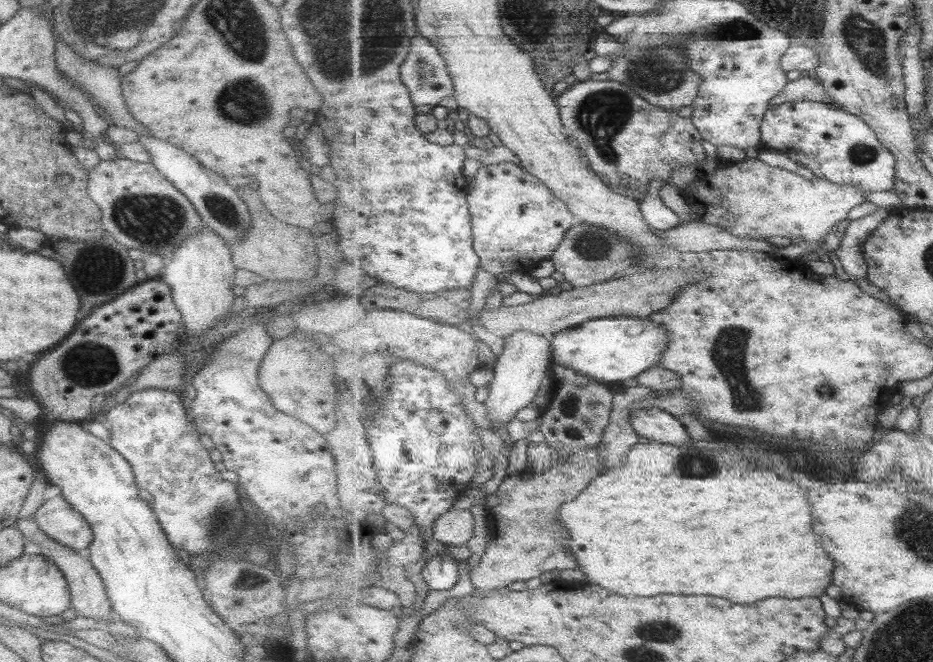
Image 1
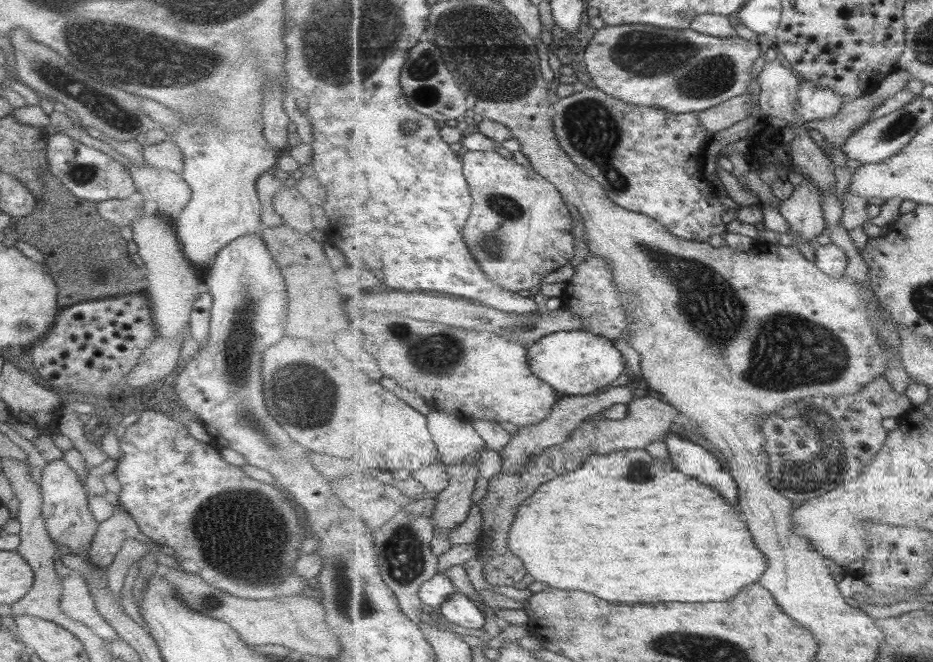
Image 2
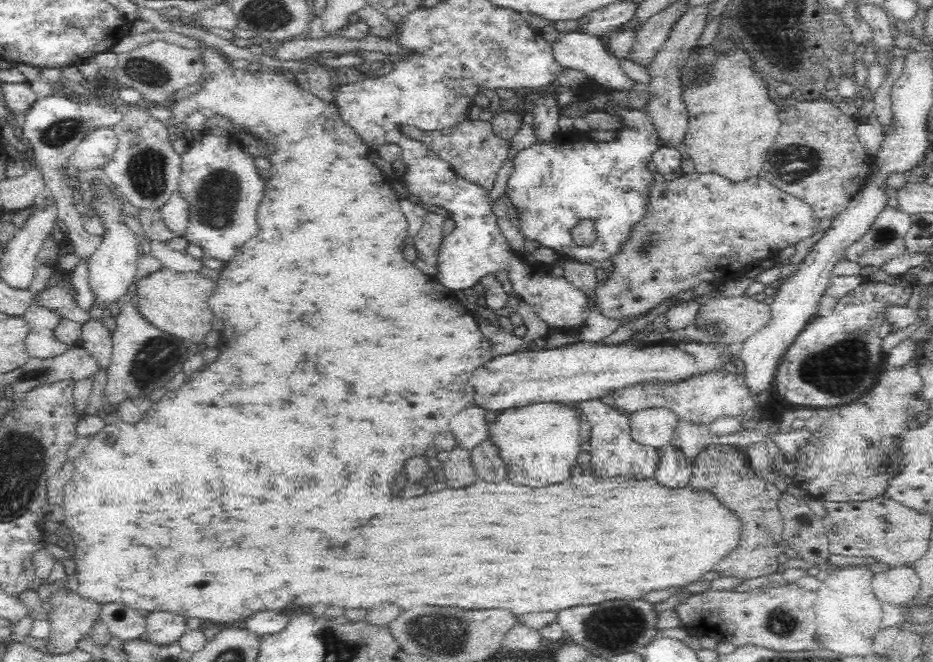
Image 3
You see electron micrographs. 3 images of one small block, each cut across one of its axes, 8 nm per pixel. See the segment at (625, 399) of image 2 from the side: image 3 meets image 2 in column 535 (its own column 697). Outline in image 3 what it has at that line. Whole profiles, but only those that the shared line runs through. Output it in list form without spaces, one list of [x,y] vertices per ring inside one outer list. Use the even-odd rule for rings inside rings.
[[[679,419],[670,444],[684,455],[688,466],[716,438],[707,424],[696,424]]]

